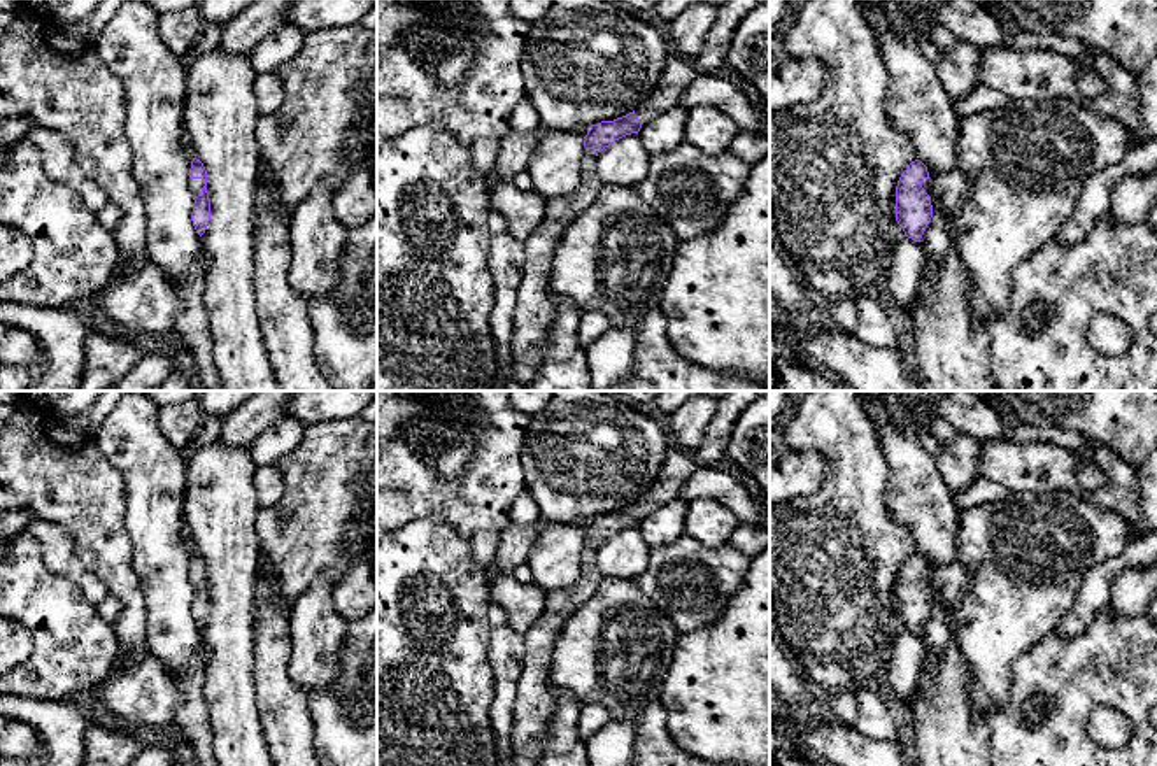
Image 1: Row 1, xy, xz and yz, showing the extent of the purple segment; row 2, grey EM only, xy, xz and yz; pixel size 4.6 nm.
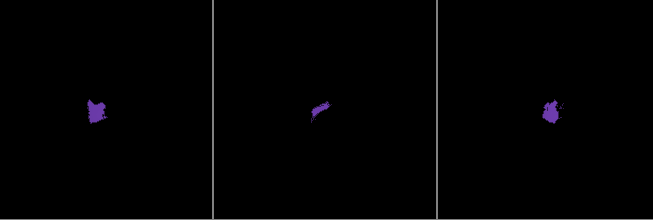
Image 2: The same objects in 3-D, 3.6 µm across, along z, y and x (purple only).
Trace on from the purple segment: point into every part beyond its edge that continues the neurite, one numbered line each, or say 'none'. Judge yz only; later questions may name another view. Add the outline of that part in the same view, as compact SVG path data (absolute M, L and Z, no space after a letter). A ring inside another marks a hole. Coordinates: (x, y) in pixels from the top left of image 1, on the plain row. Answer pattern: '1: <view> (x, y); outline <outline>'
1: yz (952, 581); outline M959 559L943 568L929 568L922 573L922 580L929 589L934 587L938 591L950 617L959 605L961 596L973 584L971 571Z

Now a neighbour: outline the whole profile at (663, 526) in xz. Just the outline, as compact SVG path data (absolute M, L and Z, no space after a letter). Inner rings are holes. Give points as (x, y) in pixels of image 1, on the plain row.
M677 498L647 514L638 528L649 547L671 545L684 535L685 515L687 503Z

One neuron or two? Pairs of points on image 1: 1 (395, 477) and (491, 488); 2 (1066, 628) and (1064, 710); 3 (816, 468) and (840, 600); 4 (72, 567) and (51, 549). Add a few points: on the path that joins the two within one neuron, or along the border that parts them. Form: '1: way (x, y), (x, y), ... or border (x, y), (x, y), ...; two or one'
1: way (419, 495), (467, 495); one
2: border (1100, 612), (1073, 637), (1054, 633); two
3: border (819, 451), (828, 461), (824, 481), (787, 502); two
4: way (67, 565), (56, 554); one

